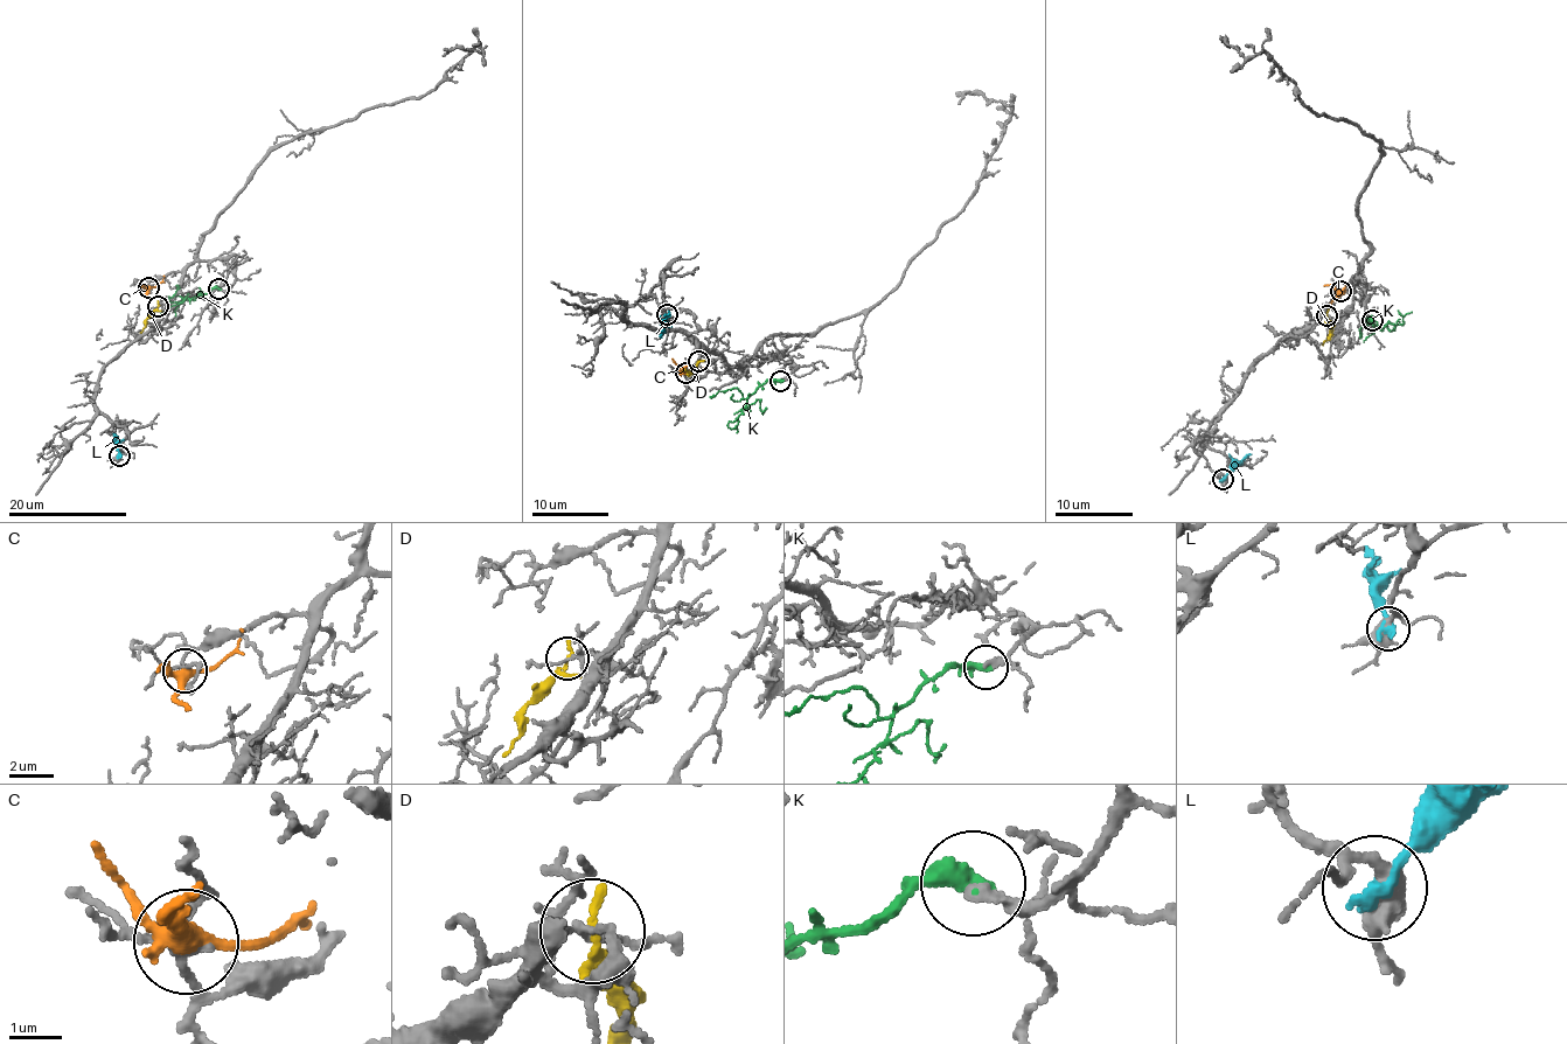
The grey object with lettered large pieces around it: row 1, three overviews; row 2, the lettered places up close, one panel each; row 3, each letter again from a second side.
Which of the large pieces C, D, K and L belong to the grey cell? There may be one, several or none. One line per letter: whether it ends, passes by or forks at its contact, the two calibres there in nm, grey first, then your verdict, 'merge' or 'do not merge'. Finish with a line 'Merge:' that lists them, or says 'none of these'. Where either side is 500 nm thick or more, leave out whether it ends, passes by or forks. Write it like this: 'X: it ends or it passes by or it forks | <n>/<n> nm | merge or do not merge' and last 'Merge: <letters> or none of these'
C: it forks | 100/320 nm | do not merge
D: it passes by | 120/140 nm | do not merge
K: it ends | 140/400 nm | merge
L: it ends | 380/280 nm | do not merge
Merge: K

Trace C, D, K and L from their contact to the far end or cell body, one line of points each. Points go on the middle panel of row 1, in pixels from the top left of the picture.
C: (686, 373), (704, 371)
D: (698, 361), (693, 373), (682, 370)
K: (780, 380), (758, 384), (738, 417), (730, 422), (729, 427), (737, 425), (735, 418)
L: (667, 314), (660, 338)

